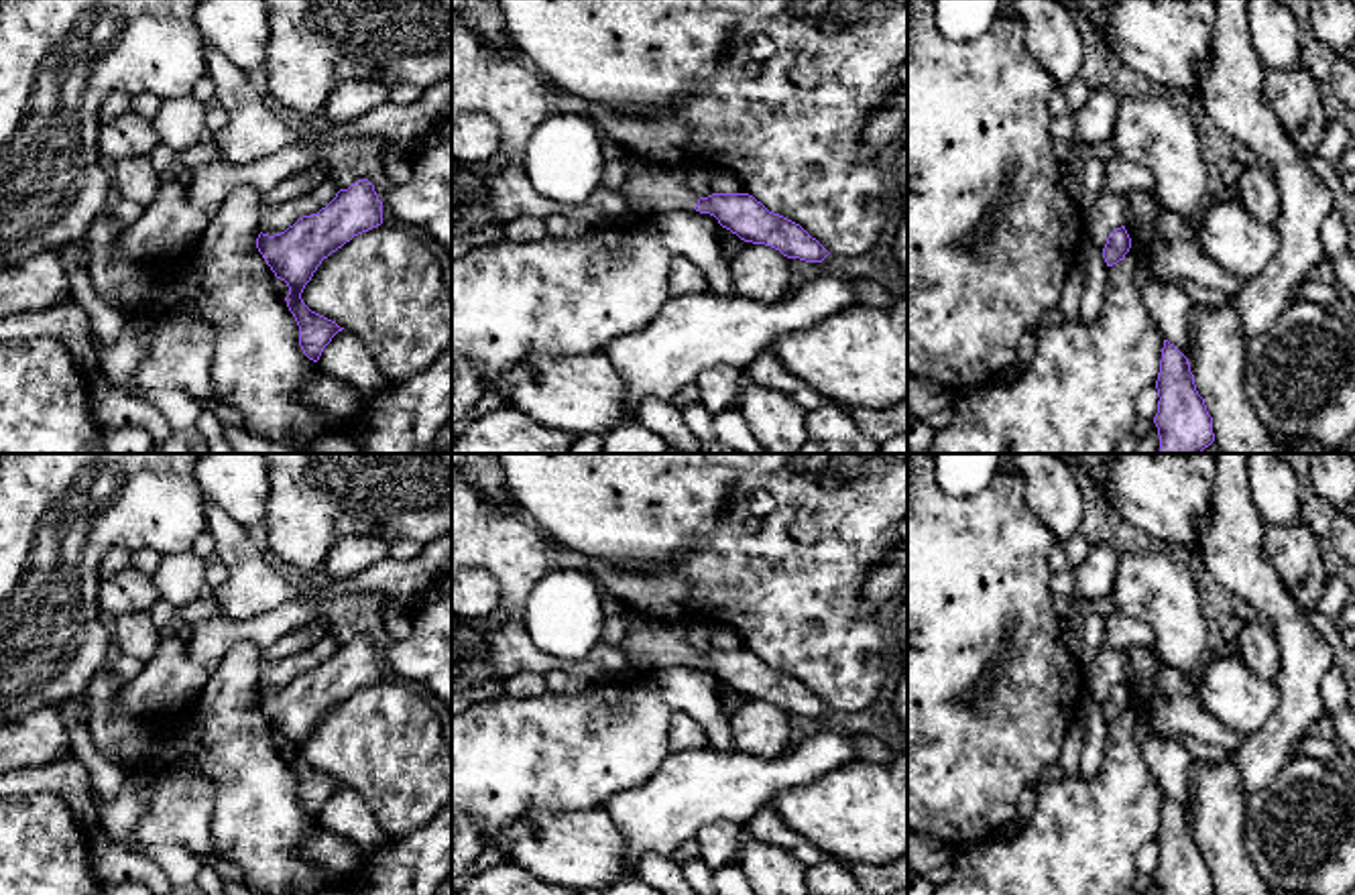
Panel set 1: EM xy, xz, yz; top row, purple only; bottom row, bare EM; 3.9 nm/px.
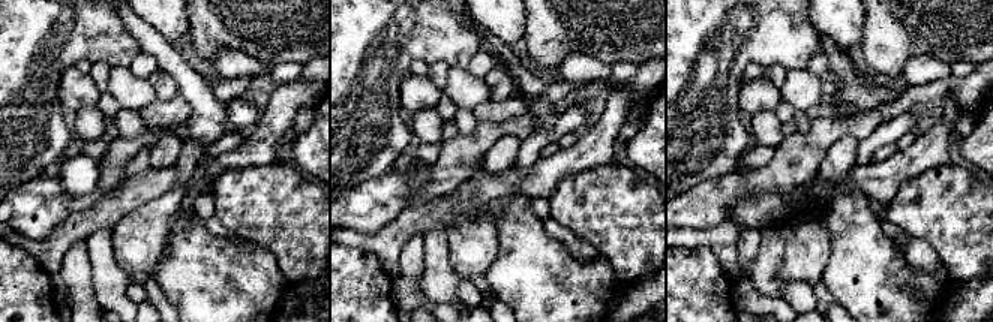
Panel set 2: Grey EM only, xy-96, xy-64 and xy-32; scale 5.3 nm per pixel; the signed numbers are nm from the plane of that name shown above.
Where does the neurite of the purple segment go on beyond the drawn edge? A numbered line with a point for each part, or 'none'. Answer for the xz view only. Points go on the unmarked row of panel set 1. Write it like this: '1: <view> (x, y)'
1: xz (652, 643)

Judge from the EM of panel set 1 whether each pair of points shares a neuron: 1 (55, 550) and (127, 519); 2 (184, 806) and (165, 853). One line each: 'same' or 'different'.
1: same
2: different

